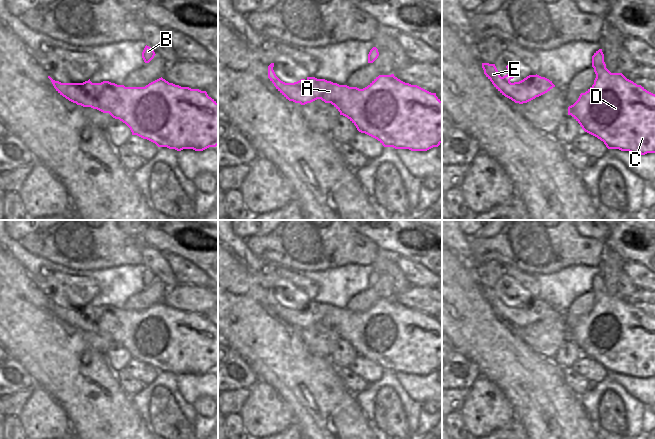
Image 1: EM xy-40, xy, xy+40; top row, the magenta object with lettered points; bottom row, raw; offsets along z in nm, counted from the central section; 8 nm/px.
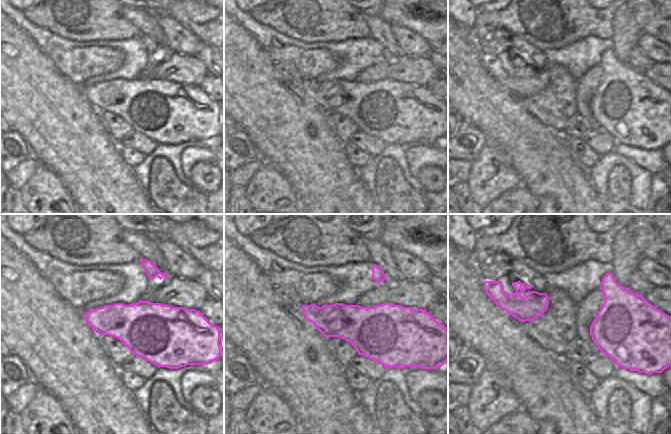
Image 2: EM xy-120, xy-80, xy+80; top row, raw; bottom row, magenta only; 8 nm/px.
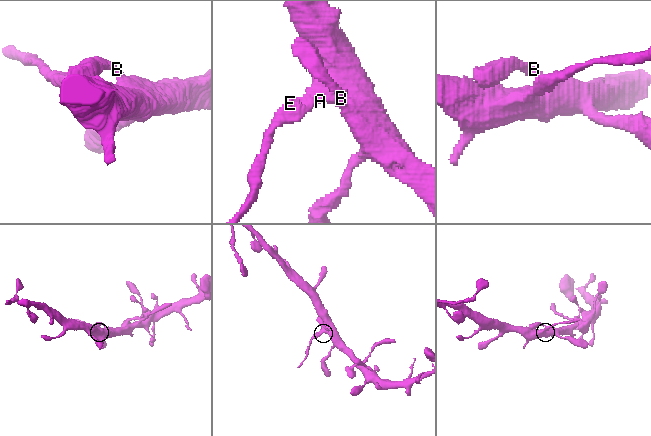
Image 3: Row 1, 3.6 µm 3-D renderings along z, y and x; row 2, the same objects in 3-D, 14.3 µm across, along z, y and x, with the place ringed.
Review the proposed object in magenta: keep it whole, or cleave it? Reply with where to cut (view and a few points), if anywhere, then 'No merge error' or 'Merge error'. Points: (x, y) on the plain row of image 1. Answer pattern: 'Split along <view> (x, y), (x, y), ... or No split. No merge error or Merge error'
Split along xy+40 (527, 300), (539, 306), (541, 314), (523, 326). Merge error

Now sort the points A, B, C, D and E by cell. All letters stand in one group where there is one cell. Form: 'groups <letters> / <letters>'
groups A B C D / E

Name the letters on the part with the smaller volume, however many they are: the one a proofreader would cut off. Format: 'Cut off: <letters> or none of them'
Cut off: E

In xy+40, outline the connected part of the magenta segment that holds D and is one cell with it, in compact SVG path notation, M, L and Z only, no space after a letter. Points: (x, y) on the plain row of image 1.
M602 273L592 280L592 291L596 298L594 308L568 331L568 339L571 339L585 356L603 365L608 373L619 373L641 379L655 377L655 318L627 303L622 297L611 297L606 292Z

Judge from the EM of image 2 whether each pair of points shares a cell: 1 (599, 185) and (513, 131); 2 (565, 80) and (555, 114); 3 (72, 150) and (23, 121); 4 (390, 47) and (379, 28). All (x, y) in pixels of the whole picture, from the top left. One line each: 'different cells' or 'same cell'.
1: different cells
2: same cell
3: same cell
4: same cell

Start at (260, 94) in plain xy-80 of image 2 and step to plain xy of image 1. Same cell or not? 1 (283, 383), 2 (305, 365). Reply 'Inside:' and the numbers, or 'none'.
Inside: 1, 2

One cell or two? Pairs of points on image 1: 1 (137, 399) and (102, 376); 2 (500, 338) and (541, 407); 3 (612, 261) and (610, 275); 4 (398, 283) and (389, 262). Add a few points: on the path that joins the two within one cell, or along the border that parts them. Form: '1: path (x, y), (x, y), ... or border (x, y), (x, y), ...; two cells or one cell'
1: border (130, 397), (142, 418); two cells
2: path (502, 355), (537, 390); one cell
3: path (612, 264), (610, 272); one cell
4: path (398, 278), (389, 267); one cell

